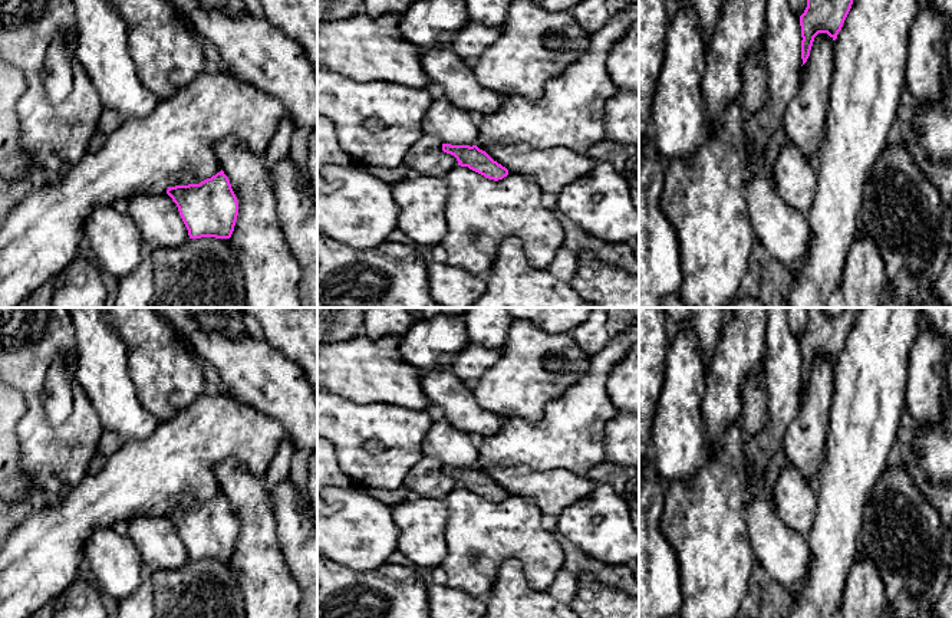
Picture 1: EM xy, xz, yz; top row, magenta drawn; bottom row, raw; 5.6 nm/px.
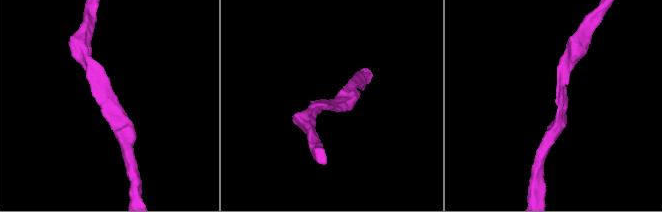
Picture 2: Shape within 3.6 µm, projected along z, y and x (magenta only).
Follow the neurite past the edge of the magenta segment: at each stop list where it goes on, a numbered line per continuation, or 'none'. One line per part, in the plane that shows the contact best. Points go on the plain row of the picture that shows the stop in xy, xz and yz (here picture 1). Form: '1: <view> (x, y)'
1: xy (269, 589)

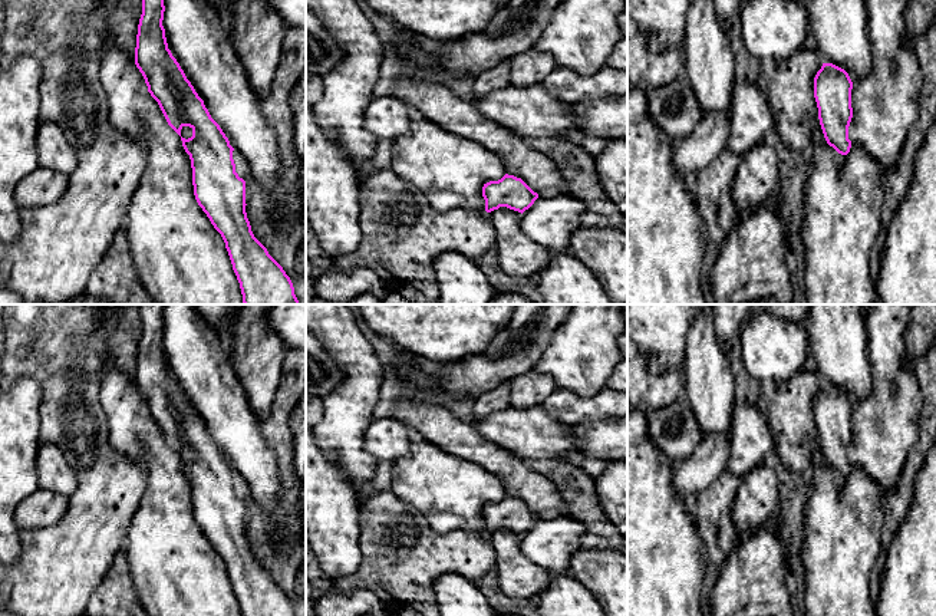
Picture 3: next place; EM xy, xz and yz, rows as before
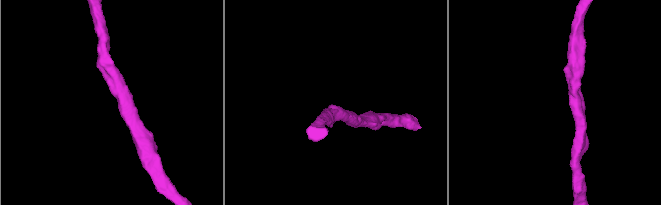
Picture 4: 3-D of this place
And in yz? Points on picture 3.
1: yz (885, 425)

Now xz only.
1: xz (518, 577)

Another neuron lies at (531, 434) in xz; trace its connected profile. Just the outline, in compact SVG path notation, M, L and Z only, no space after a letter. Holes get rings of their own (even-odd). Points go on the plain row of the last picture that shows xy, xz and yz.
M541 405L515 409L508 406L482 421L469 421L481 437L524 459L560 459L579 452L576 428L553 419Z

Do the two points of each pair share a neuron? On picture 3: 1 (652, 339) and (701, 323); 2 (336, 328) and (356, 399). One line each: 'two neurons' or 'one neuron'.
1: one neuron
2: one neuron

